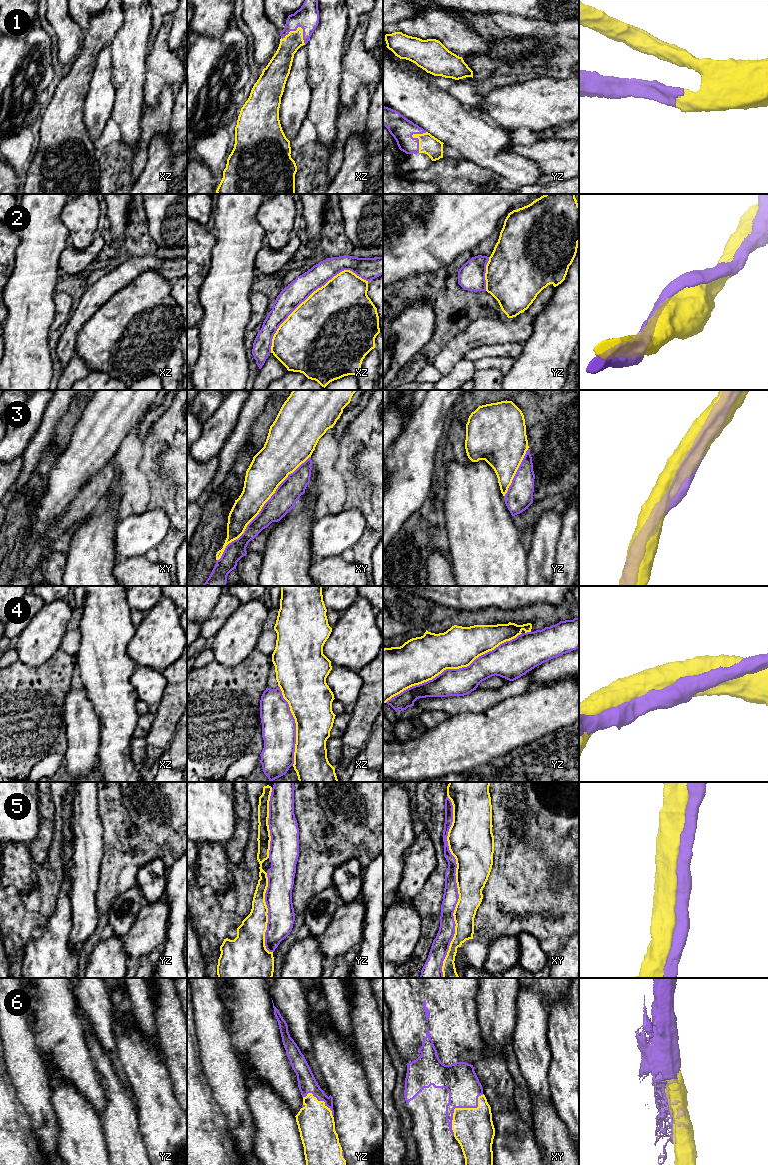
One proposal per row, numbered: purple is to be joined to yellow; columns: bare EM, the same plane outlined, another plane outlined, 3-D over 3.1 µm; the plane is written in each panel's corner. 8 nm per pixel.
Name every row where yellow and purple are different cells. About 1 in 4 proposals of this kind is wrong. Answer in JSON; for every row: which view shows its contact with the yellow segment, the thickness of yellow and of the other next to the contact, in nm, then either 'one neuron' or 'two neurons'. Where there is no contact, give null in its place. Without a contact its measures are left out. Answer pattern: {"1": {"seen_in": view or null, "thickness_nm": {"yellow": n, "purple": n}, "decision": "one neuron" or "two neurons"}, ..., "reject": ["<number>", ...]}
{"1": {"seen_in": "xz", "thickness_nm": {"yellow": 150, "purple": 190}, "decision": "one neuron"}, "2": {"seen_in": "xz", "thickness_nm": {"yellow": 500, "purple": 180}, "decision": "one neuron"}, "3": {"seen_in": "xy", "thickness_nm": {"yellow": 280, "purple": 190}, "decision": "one neuron"}, "4": {"seen_in": "yz", "thickness_nm": {"yellow": 340, "purple": 220}, "decision": "one neuron"}, "5": {"seen_in": "xy", "thickness_nm": {"yellow": 300, "purple": 130}, "decision": "one neuron"}, "6": {"seen_in": "xy", "thickness_nm": {"yellow": 320, "purple": 260}, "decision": "one neuron"}, "reject": []}

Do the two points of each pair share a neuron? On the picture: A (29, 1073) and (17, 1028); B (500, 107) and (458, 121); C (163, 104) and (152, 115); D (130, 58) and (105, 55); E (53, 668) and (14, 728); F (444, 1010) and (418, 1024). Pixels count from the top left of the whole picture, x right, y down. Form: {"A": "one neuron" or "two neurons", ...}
{"A": "one neuron", "B": "two neurons", "C": "one neuron", "D": "two neurons", "E": "one neuron", "F": "two neurons"}

